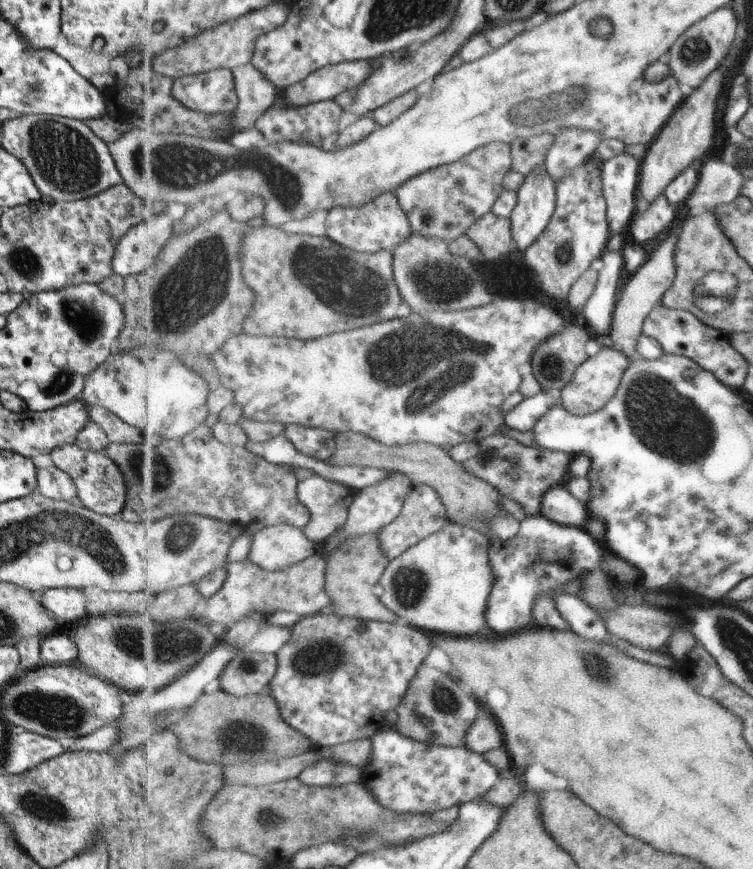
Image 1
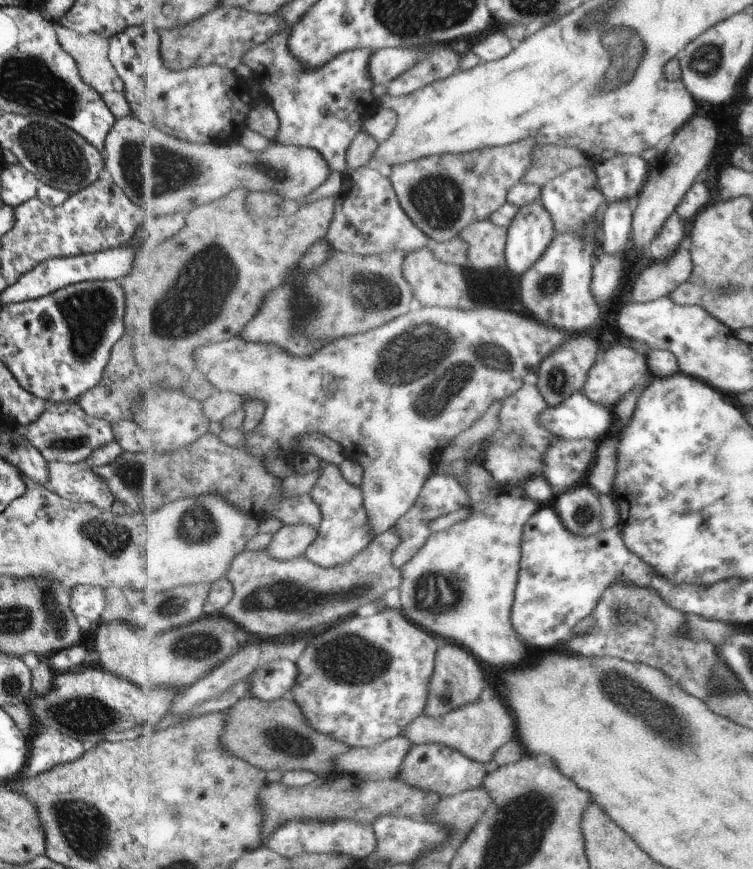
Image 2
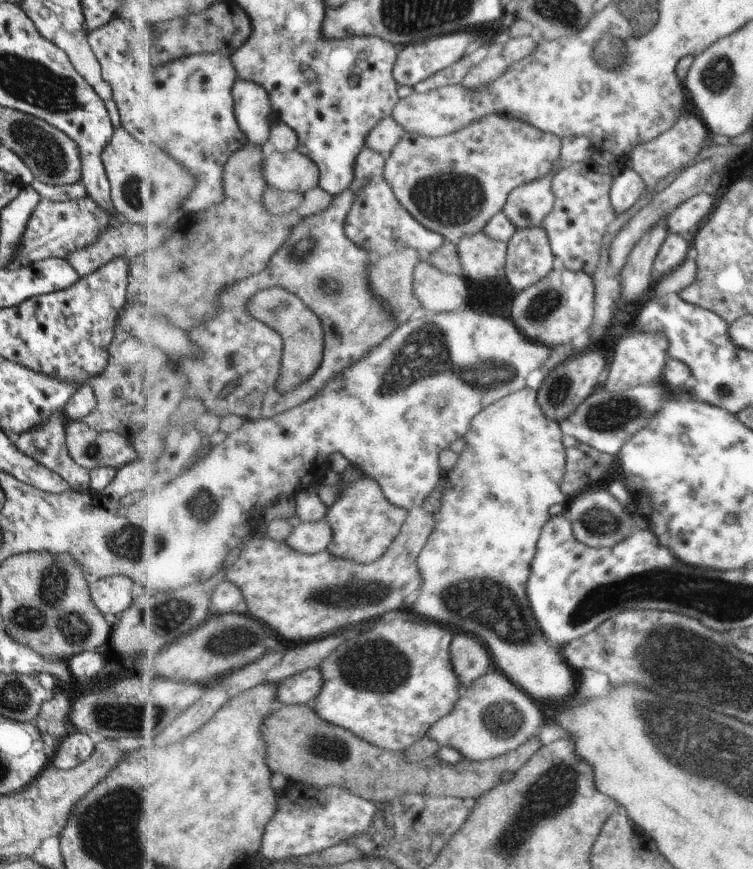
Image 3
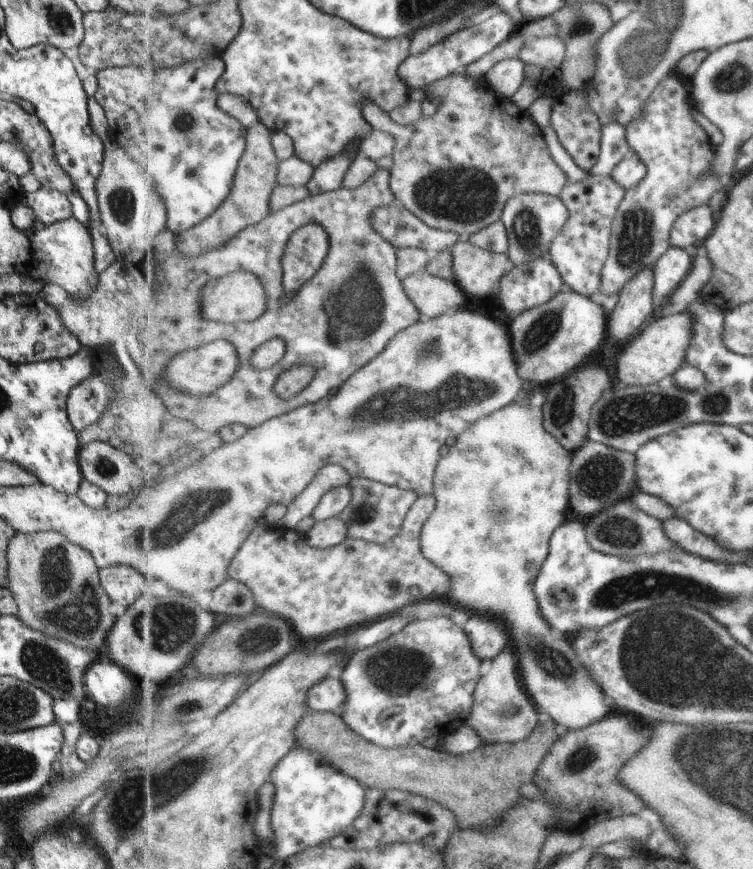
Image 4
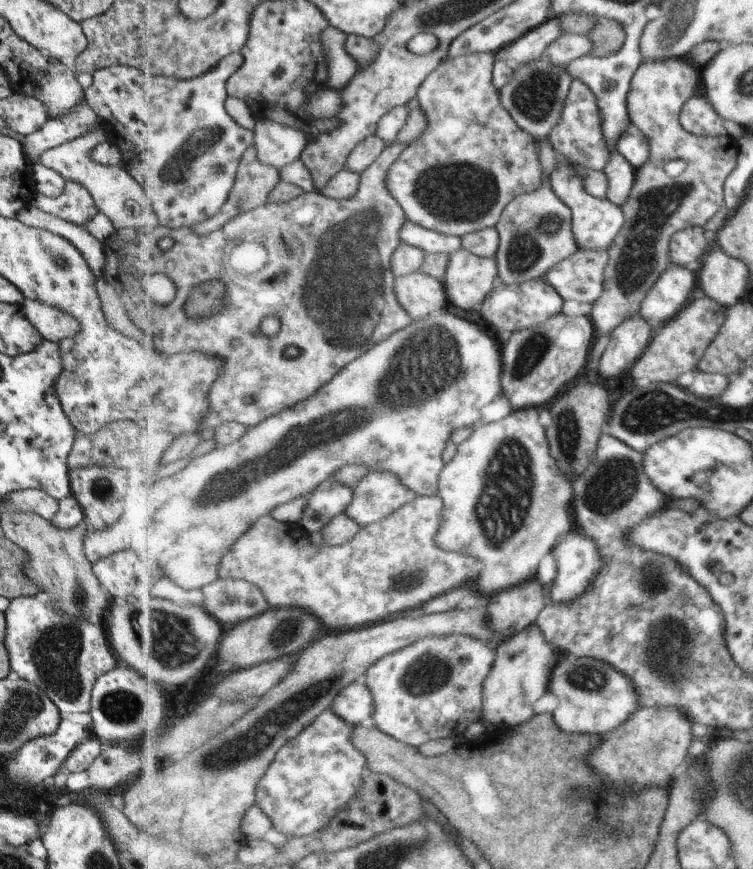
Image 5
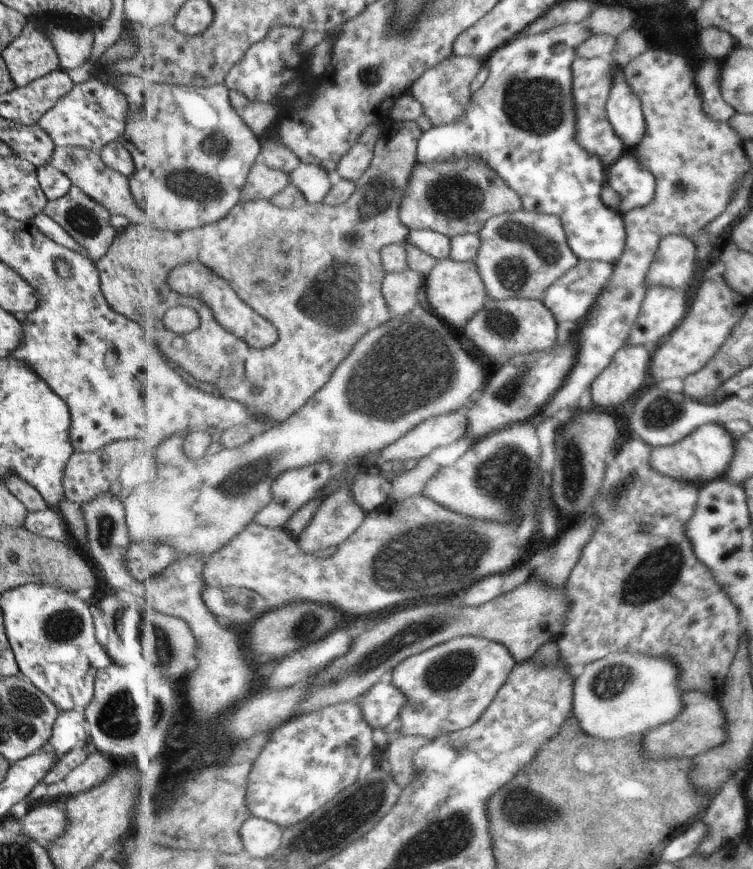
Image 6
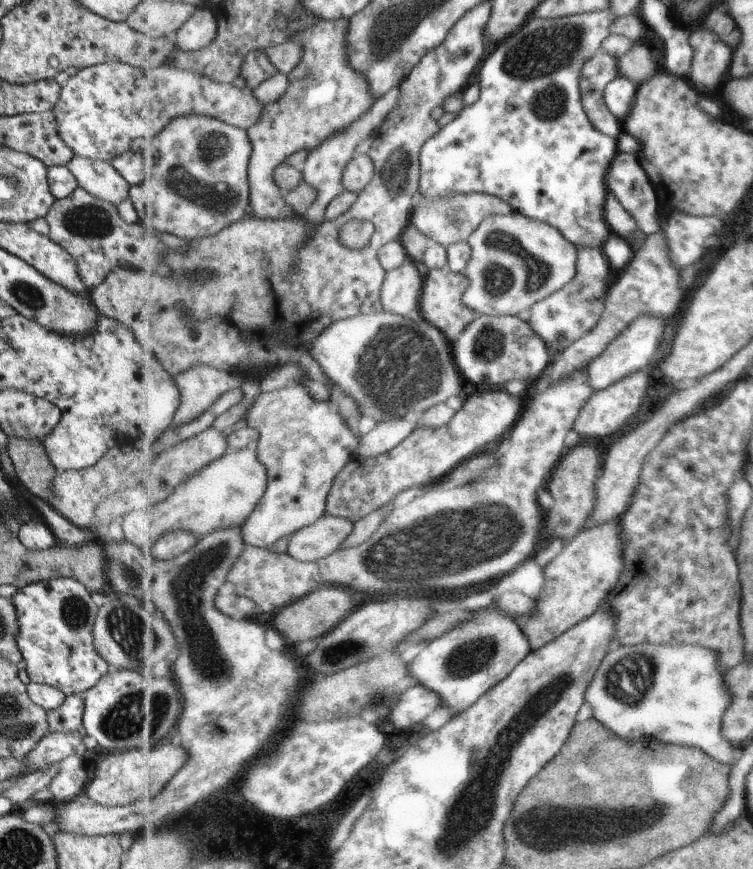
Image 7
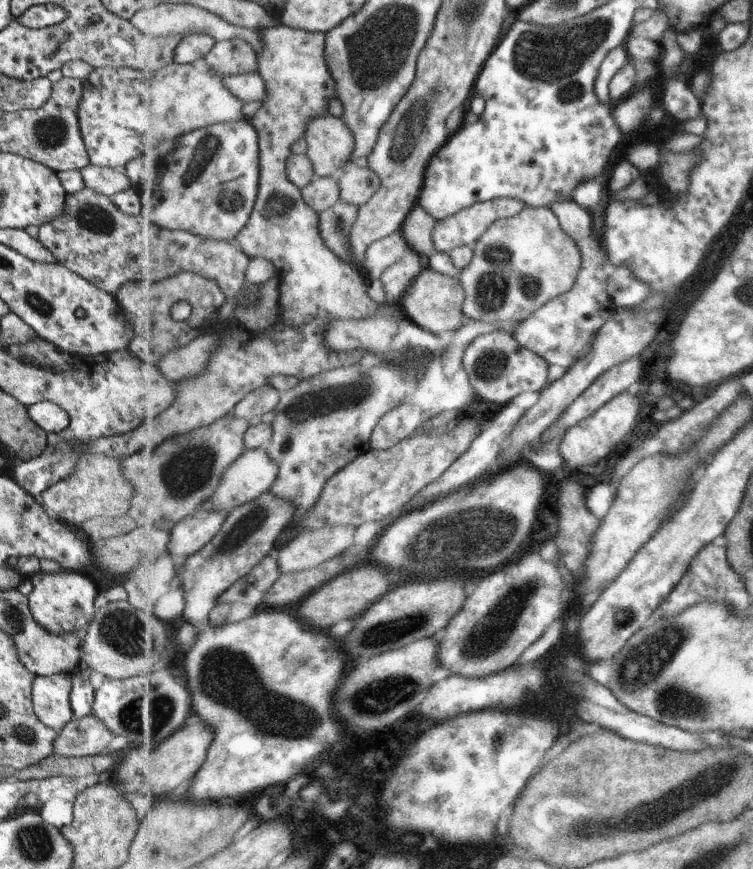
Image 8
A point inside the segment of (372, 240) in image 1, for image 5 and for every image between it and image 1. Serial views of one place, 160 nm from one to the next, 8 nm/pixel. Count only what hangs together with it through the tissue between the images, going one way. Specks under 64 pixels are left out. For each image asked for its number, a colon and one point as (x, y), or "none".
2: (369, 220)
3: (377, 222)
4: (399, 225)
5: (430, 241)

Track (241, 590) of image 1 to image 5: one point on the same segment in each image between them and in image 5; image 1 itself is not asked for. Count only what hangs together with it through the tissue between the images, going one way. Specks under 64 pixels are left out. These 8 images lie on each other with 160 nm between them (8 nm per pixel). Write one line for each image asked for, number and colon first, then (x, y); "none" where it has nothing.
2: (274, 599)
3: (302, 597)
4: (319, 591)
5: (393, 565)

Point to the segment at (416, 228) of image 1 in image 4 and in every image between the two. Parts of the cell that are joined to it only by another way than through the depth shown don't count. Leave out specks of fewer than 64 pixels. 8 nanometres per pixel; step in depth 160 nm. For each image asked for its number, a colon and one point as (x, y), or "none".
2: (443, 194)
3: (453, 185)
4: (456, 170)

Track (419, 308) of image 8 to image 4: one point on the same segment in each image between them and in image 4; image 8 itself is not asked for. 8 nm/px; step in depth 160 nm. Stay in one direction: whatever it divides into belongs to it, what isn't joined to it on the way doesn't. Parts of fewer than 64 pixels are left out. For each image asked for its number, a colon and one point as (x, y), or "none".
4: (479, 272)
5: (470, 279)
6: (457, 291)
7: (444, 304)

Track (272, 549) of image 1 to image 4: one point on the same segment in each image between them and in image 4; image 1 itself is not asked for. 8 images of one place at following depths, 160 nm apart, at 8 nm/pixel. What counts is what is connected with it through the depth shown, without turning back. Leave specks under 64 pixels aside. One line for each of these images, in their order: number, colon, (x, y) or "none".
2: (291, 541)
3: (314, 537)
4: (329, 533)

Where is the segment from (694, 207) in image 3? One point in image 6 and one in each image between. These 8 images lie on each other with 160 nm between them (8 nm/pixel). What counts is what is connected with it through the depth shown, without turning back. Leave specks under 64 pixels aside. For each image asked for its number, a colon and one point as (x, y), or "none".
4: (692, 229)
5: (687, 246)
6: (674, 266)

